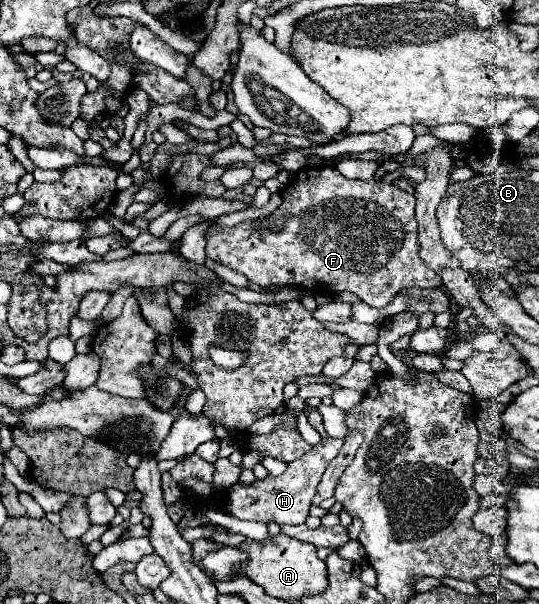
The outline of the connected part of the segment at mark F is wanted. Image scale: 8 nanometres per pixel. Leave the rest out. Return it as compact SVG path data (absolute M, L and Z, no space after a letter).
M306 166L302 168L300 172L296 172L292 176L292 180L288 182L288 186L282 190L282 204L278 206L278 210L274 212L276 216L286 216L286 226L284 230L272 234L272 232L254 232L252 230L252 222L244 222L244 224L238 224L234 228L218 228L218 226L210 226L208 232L206 232L206 256L212 258L214 262L222 264L222 266L228 266L240 274L244 274L252 284L258 284L258 286L270 286L270 284L280 284L280 286L300 286L300 288L306 288L306 290L312 290L312 292L344 292L344 290L350 290L354 294L358 294L368 306L372 308L384 308L386 304L392 302L392 298L400 292L400 290L408 290L412 286L418 286L418 288L440 288L442 286L442 278L436 276L418 256L418 240L416 240L416 230L418 230L418 224L416 224L416 218L414 218L414 206L416 206L416 198L398 188L396 184L388 184L384 180L372 180L372 182L364 182L364 180L348 180L344 178L334 166Z

